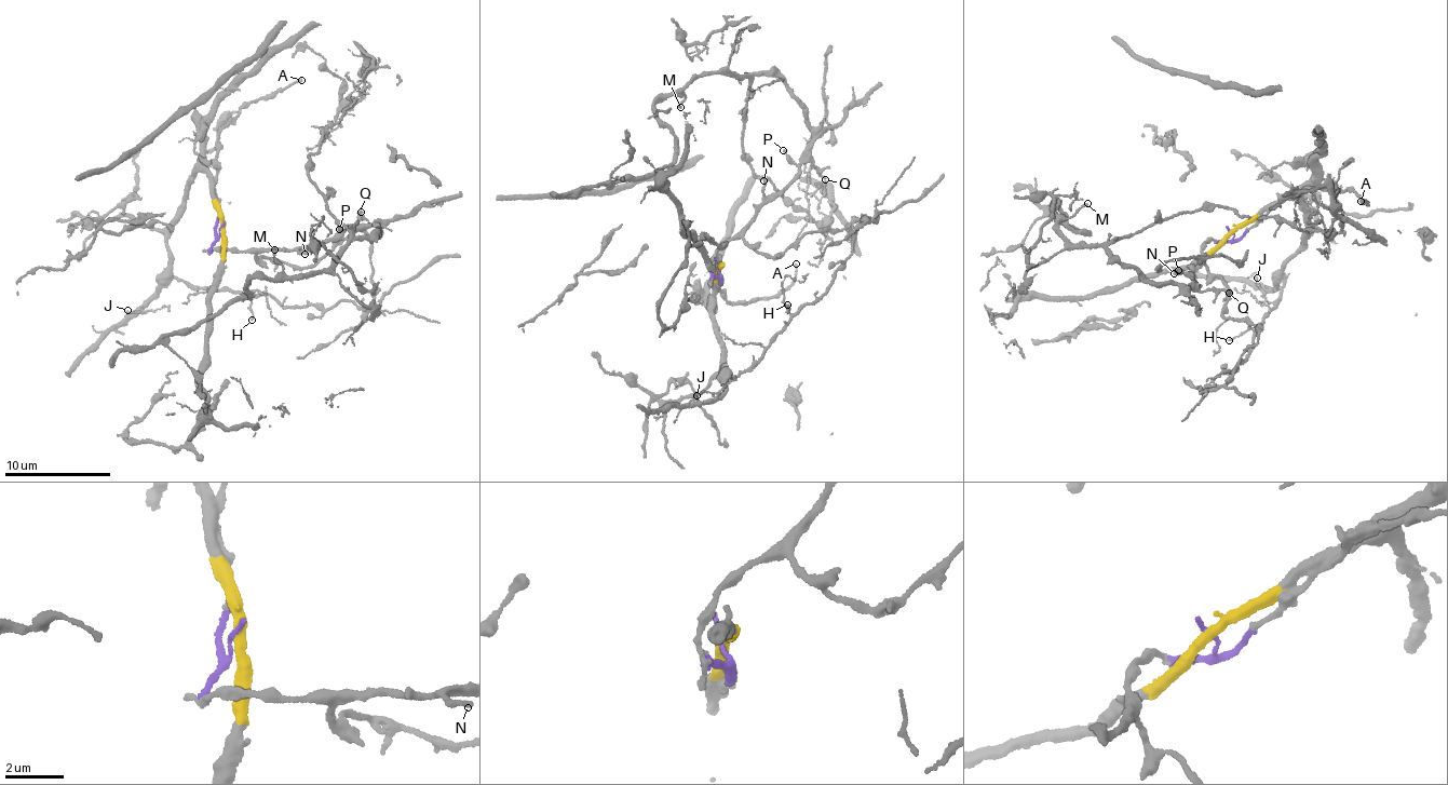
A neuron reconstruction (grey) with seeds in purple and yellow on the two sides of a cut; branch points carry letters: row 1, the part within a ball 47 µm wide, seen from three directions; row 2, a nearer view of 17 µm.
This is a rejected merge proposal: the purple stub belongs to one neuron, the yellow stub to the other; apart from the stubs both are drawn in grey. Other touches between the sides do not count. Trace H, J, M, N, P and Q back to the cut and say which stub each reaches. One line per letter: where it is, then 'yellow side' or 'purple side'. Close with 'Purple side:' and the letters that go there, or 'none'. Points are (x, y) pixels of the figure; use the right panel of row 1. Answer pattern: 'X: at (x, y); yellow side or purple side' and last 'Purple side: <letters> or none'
H: at (1229, 340); yellow side
J: at (1257, 278); yellow side
M: at (1087, 203); purple side
N: at (1174, 273); purple side
P: at (1178, 270); purple side
Q: at (1229, 293); purple side
Purple side: M, N, P, Q

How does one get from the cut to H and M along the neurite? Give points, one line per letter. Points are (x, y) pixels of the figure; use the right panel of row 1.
H: (1229, 232), (1279, 202), (1293, 199), (1303, 212), (1304, 239), (1283, 265), (1275, 303), (1256, 328), (1228, 341)
M: (1228, 230), (1233, 238), (1205, 243), (1199, 287), (1152, 285), (1054, 226), (1087, 203)

